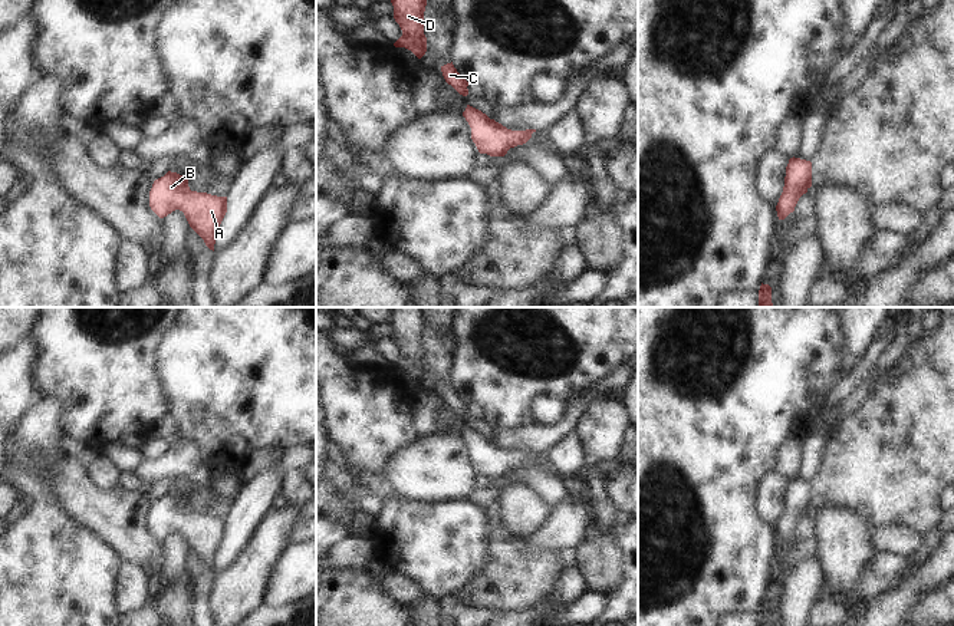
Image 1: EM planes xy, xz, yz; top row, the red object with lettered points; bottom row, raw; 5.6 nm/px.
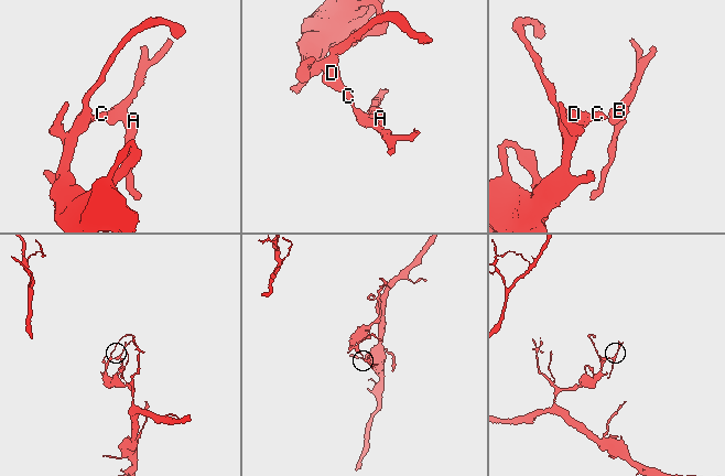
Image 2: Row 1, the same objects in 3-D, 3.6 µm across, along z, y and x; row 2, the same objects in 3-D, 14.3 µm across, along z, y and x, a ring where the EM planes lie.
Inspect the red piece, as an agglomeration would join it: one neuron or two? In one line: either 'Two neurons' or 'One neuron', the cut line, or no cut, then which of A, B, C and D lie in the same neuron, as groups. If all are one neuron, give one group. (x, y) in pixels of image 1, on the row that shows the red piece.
One neuron. No split. Groups: A B C D

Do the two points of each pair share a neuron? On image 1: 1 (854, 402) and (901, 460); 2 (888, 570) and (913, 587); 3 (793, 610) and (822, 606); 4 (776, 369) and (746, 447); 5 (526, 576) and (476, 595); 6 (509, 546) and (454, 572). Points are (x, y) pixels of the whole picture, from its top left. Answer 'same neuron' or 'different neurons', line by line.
1: different neurons
2: different neurons
3: different neurons
4: same neuron
5: same neuron
6: different neurons

